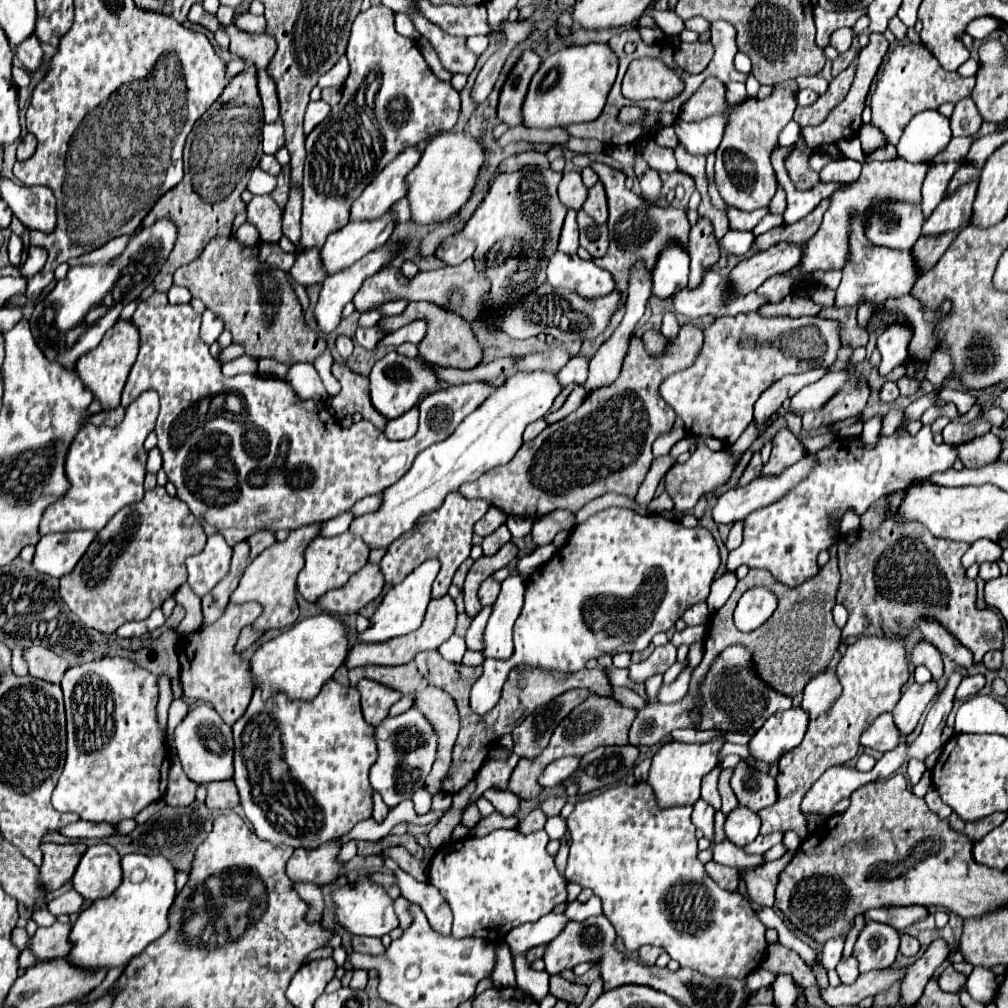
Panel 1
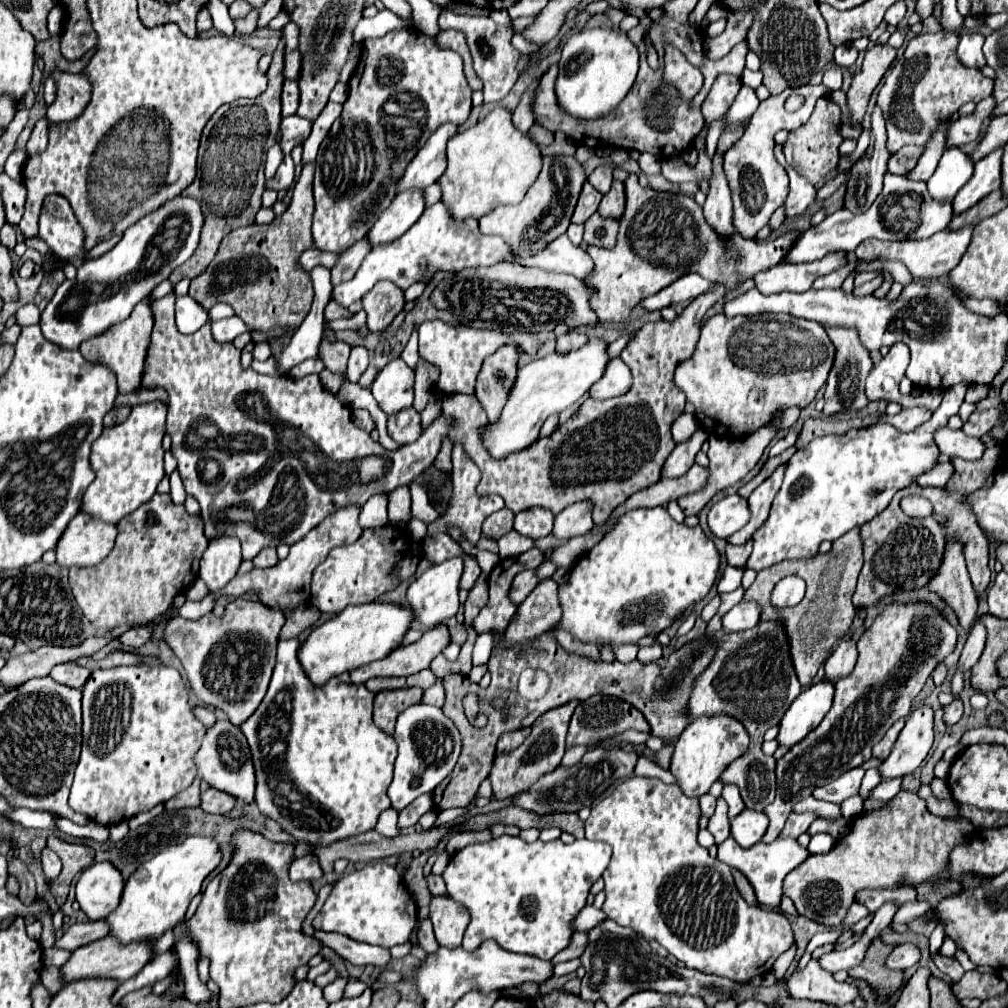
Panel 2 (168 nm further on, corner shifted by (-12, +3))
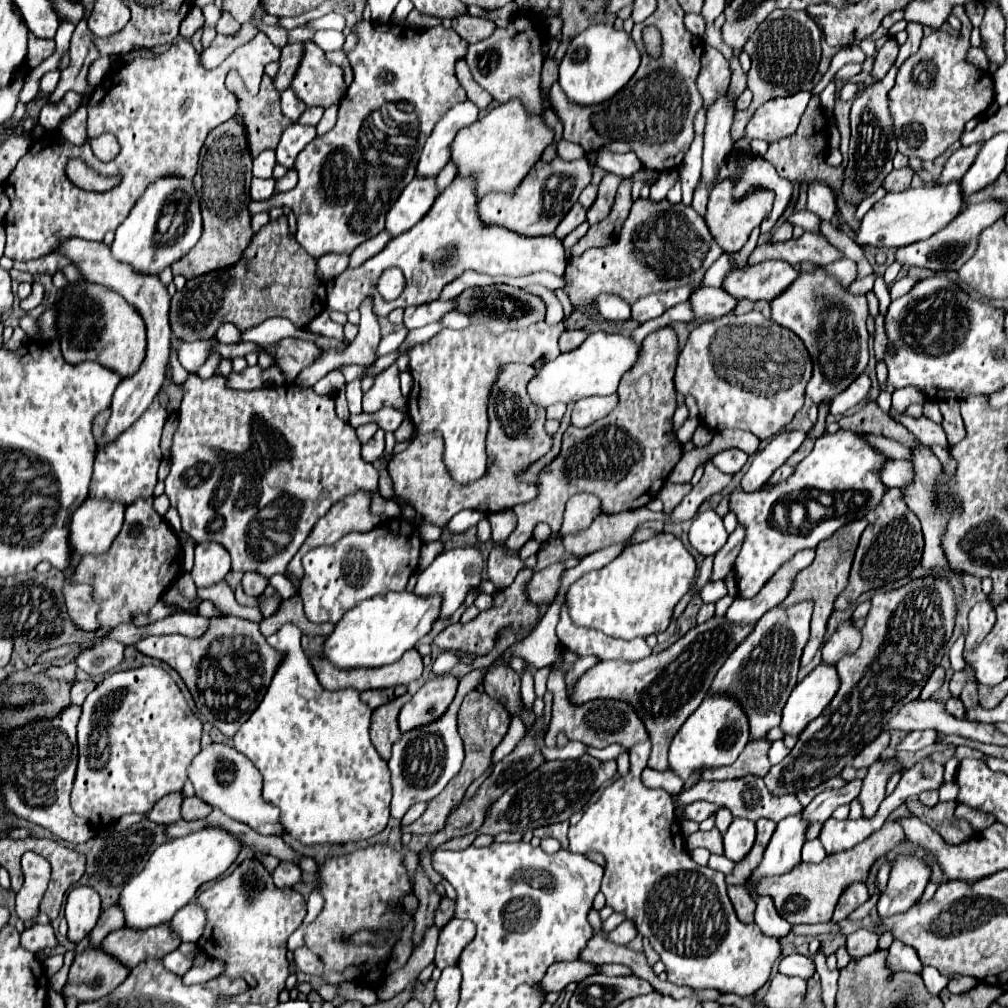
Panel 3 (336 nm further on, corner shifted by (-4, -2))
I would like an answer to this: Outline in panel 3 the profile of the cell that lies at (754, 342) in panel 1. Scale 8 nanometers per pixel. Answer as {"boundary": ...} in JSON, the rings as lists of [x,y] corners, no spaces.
{"boundary":[[[753,310],[741,316],[727,314],[693,328],[677,362],[675,388],[685,396],[695,396],[699,416],[713,432],[741,428],[767,440],[801,410],[811,368],[799,336]]]}

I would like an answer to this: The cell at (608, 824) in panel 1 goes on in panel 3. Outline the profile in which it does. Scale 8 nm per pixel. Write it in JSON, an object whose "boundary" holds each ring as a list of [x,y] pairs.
{"boundary":[[[649,740],[637,742],[637,746],[629,748],[629,772],[607,786],[599,800],[585,805],[583,811],[589,808],[583,812],[583,818],[569,828],[569,850],[575,854],[599,852],[605,856],[607,868],[601,892],[607,898],[607,906],[615,912],[625,912],[627,918],[635,920],[639,934],[649,938],[653,950],[665,962],[669,982],[693,990],[713,988],[721,994],[751,996],[769,980],[773,964],[781,954],[779,940],[765,936],[757,924],[739,922],[727,896],[725,876],[693,862],[683,844],[671,796],[665,790],[653,790],[641,782],[641,770],[650,754]]]}

